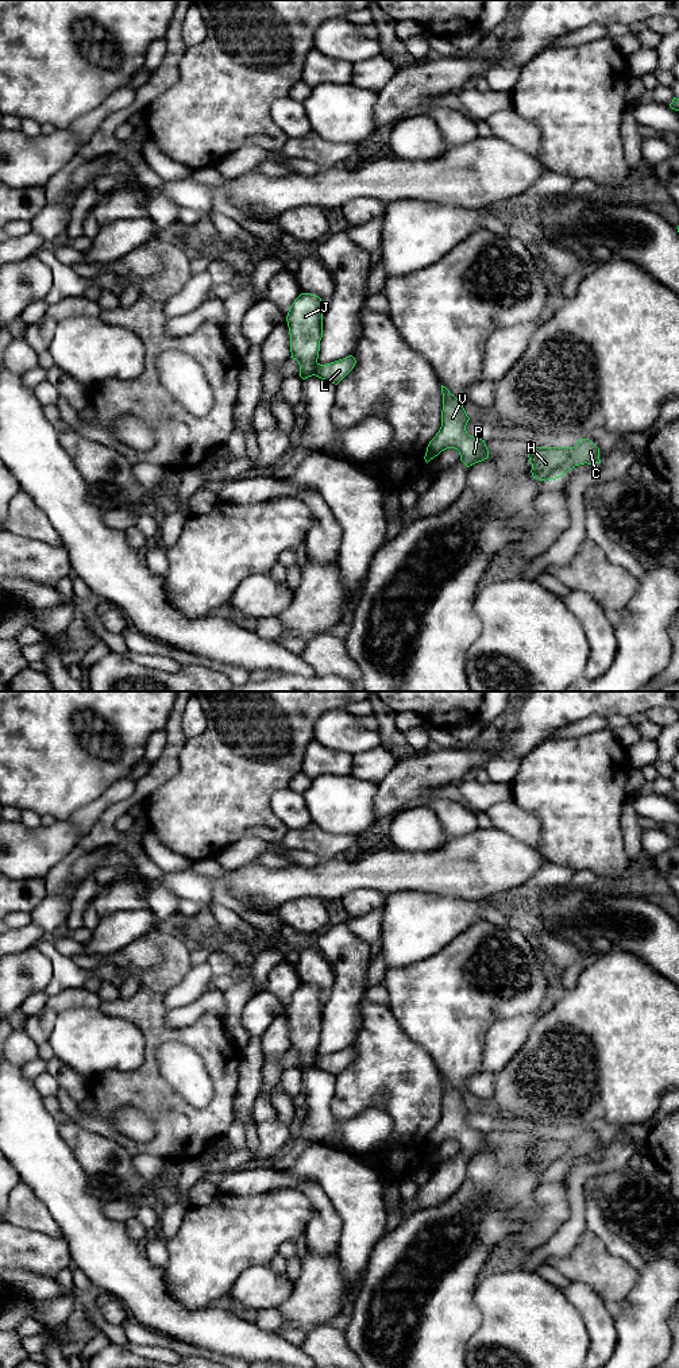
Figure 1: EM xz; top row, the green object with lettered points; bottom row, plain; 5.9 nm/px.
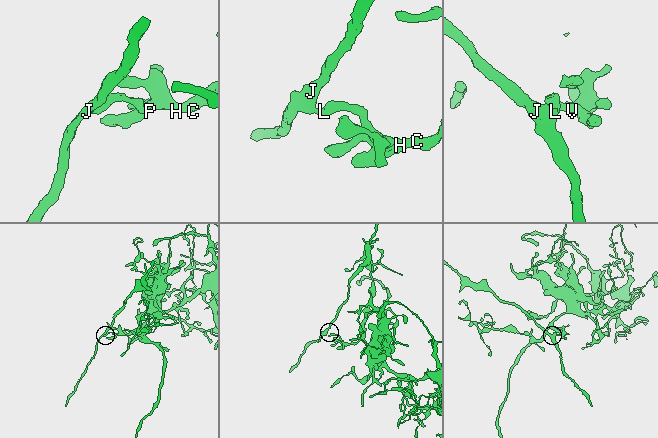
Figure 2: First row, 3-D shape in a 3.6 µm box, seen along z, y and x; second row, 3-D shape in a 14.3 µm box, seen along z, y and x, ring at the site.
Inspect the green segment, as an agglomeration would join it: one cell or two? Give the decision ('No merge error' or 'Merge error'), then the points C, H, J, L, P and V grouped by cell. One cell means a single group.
Merge error. Groups: C H L P V / J

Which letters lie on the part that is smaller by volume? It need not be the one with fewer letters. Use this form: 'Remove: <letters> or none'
Remove: J

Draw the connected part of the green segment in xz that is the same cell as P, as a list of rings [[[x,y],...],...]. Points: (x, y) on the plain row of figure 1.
[[[441,1076],[443,1102],[441,1118],[436,1128],[429,1133],[425,1144],[425,1153],[437,1148],[447,1140],[459,1142],[460,1152],[467,1157],[472,1157],[489,1149],[489,1141],[485,1132],[467,1125],[466,1117],[470,1111],[463,1094]]]

